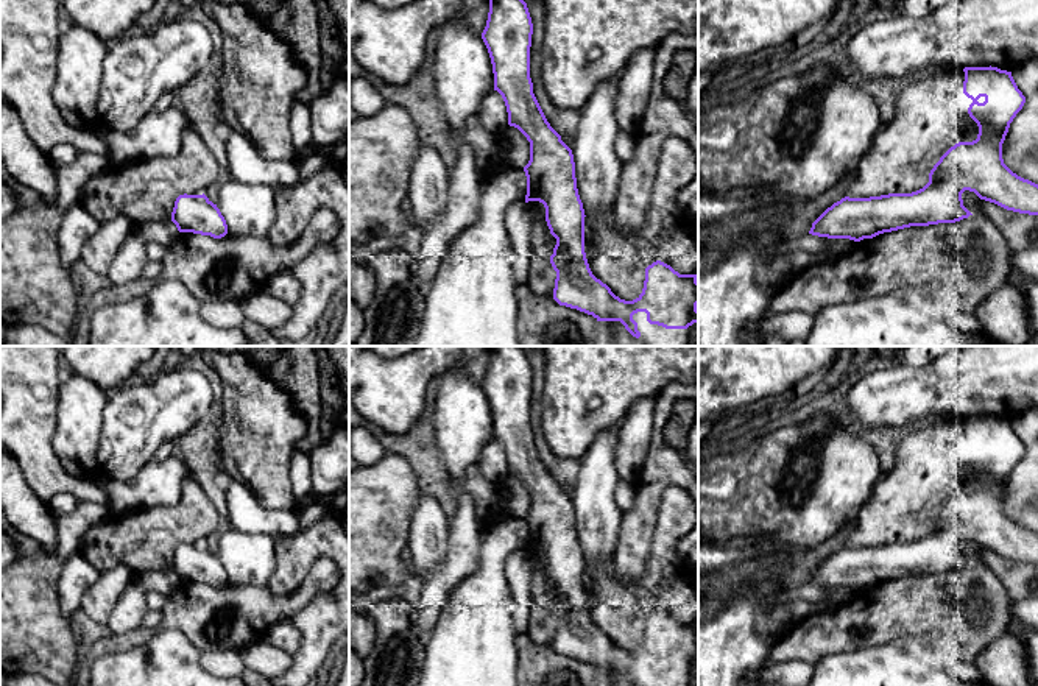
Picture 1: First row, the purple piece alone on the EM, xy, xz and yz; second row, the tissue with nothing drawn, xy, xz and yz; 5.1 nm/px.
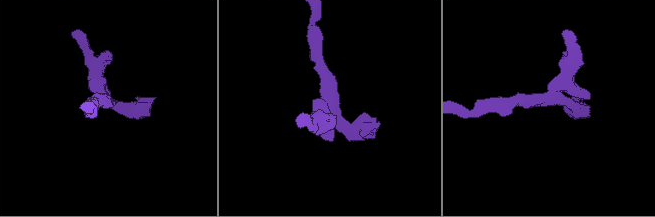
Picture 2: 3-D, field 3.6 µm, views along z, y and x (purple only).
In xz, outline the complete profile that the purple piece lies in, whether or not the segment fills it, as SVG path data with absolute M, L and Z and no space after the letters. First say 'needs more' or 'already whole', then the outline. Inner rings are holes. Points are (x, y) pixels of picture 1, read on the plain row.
needs more; M489 346L482 388L488 398L494 440L507 455L508 474L530 491L525 552L539 550L556 588L550 613L556 621L553 649L592 664L620 670L633 686L697 686L697 624L680 624L656 610L645 617L642 642L625 650L597 628L584 602L584 558L577 538L572 499L547 471L530 427L533 373L521 346Z

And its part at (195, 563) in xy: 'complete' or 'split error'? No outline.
complete

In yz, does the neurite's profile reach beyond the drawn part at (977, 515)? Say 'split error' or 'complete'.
complete

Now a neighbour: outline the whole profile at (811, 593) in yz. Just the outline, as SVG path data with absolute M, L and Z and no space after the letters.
M806 583L801 588L784 589L767 594L767 597L762 600L762 605L773 606L781 602L800 600L800 599L804 599L806 602L810 603L820 603L828 596L828 591L829 591L828 586Z

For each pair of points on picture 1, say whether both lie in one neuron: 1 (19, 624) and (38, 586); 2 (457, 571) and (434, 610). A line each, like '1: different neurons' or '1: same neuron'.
1: same neuron
2: same neuron

